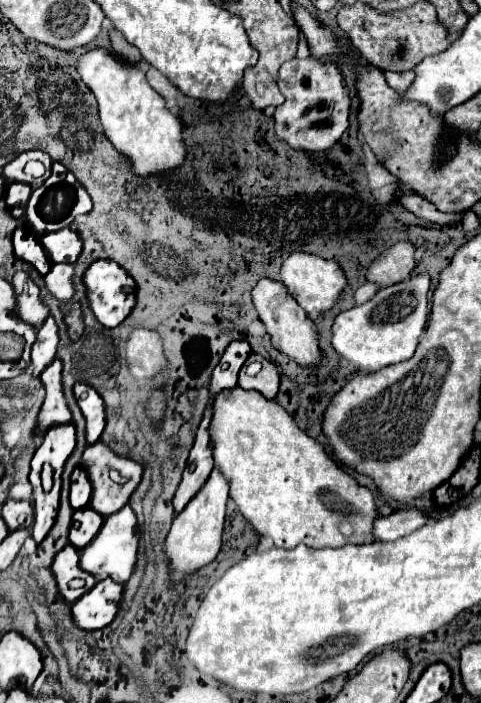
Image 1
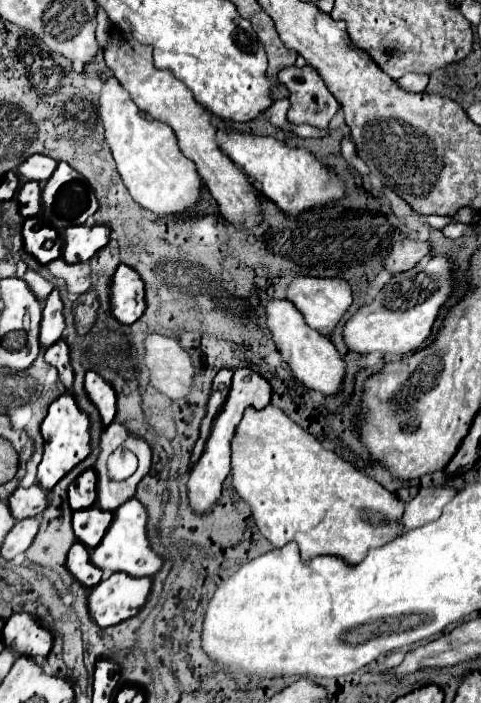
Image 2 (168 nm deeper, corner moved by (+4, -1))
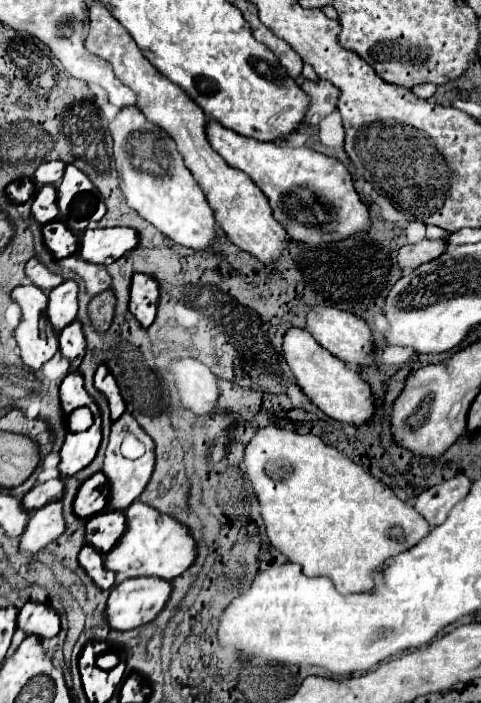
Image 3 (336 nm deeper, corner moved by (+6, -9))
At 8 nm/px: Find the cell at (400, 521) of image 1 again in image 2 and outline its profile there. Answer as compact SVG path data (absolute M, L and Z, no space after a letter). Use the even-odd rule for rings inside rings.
M448 486L420 488L418 496L406 504L400 526L404 530L414 530L418 526L424 526L424 524L436 520L442 514L442 508L454 498L454 494L456 494L456 490L448 488Z

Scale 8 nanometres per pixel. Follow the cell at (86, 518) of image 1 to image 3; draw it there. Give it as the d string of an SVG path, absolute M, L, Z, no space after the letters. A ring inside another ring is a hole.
M108 510L96 514L86 522L86 542L100 552L110 552L126 532L126 514L122 510Z

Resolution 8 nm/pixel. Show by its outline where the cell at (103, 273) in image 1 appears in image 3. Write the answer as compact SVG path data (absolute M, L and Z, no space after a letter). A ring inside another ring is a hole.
M134 274L130 292L130 312L144 328L148 328L156 318L158 298L160 298L158 280L154 280L148 274Z

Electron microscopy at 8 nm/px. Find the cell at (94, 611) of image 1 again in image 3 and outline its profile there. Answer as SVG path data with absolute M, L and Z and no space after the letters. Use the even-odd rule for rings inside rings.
M154 577L128 578L122 584L116 584L108 598L106 618L114 630L132 630L154 620L166 606L172 594L172 582Z

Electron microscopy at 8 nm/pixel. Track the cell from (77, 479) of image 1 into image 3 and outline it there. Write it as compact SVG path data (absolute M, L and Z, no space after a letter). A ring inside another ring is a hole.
M98 472L80 486L78 498L74 500L74 512L80 518L90 518L90 516L102 512L106 508L108 500L110 500L108 480L102 472Z

